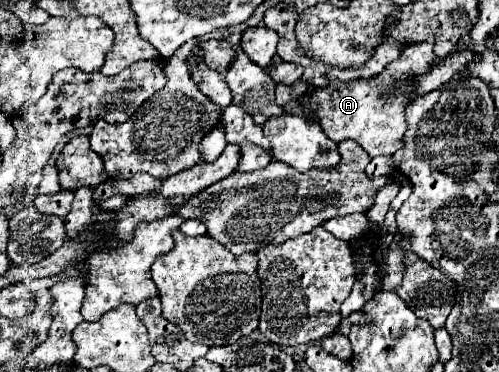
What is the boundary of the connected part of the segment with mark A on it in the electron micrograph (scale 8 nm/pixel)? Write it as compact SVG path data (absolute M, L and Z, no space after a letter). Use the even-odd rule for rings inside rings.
M426 40L416 46L408 46L402 50L402 56L396 62L388 64L384 68L384 72L380 72L376 78L352 80L346 84L334 82L326 88L318 88L302 100L302 106L316 116L316 120L320 122L326 136L332 138L334 142L356 140L366 150L368 156L380 156L380 154L392 156L396 150L402 148L402 136L406 132L404 108L406 108L408 100L402 94L400 94L400 98L390 96L388 100L384 100L382 92L386 92L388 86L392 86L398 78L424 74L434 60L436 60L436 56L432 52L432 40L430 42Z

